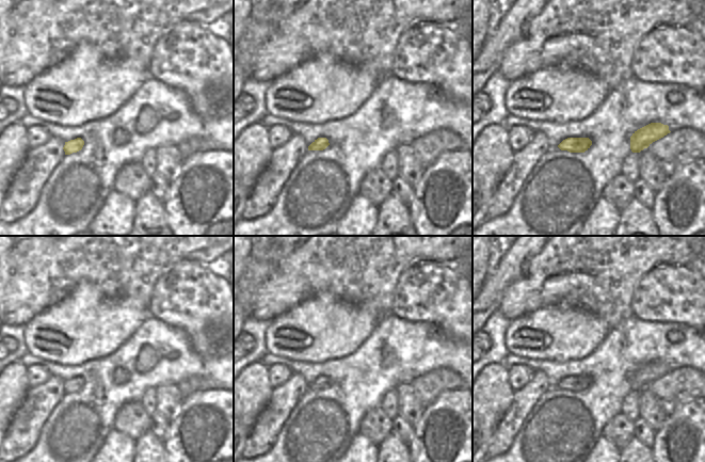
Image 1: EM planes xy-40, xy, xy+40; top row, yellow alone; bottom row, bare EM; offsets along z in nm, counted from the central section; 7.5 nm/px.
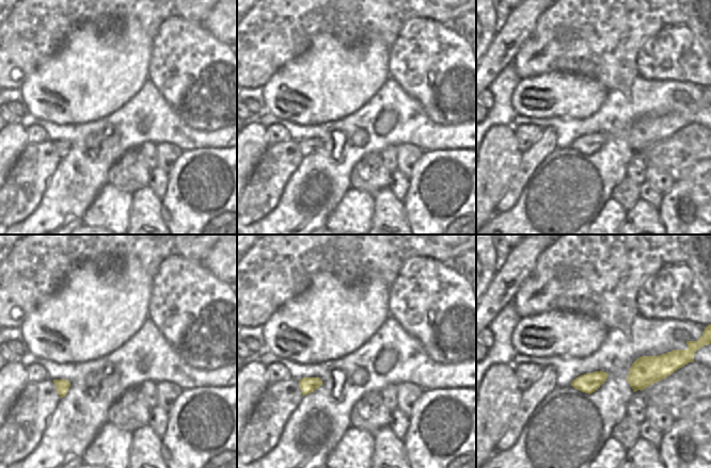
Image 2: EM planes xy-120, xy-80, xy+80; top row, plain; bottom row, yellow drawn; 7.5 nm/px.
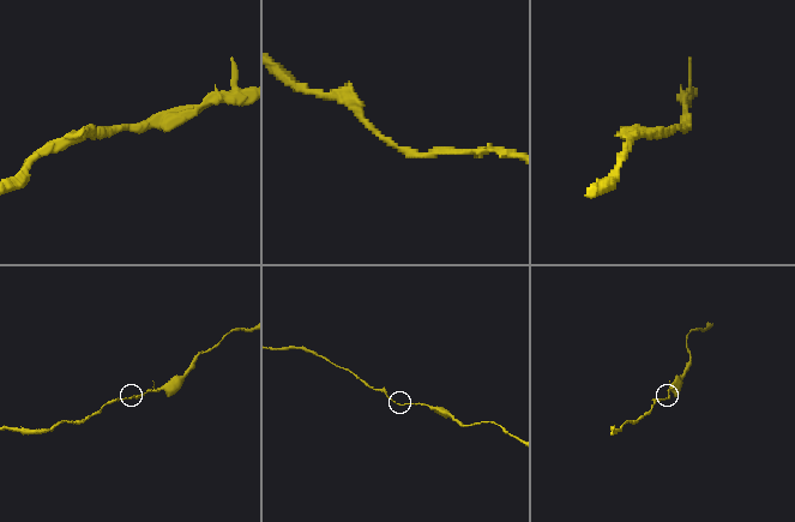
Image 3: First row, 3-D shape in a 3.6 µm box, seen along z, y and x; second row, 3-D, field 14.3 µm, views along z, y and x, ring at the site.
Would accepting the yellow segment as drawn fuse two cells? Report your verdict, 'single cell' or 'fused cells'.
single cell

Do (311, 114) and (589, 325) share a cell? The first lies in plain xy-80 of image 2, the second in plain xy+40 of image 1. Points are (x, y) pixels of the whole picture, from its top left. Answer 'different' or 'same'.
same

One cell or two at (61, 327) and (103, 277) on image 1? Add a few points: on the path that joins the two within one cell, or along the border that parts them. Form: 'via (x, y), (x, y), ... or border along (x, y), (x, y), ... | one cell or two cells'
border along (71, 289), (89, 281), (118, 298) | two cells

